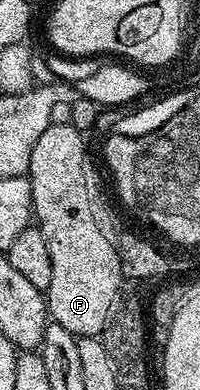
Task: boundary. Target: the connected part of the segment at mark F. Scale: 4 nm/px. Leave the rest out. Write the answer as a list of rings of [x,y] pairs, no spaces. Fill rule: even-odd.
[[[71,123],[50,124],[32,148],[28,178],[33,218],[48,241],[52,257],[52,285],[48,315],[77,337],[98,337],[106,330],[118,302],[118,263],[107,238],[95,226],[88,209],[88,164],[83,132]]]

